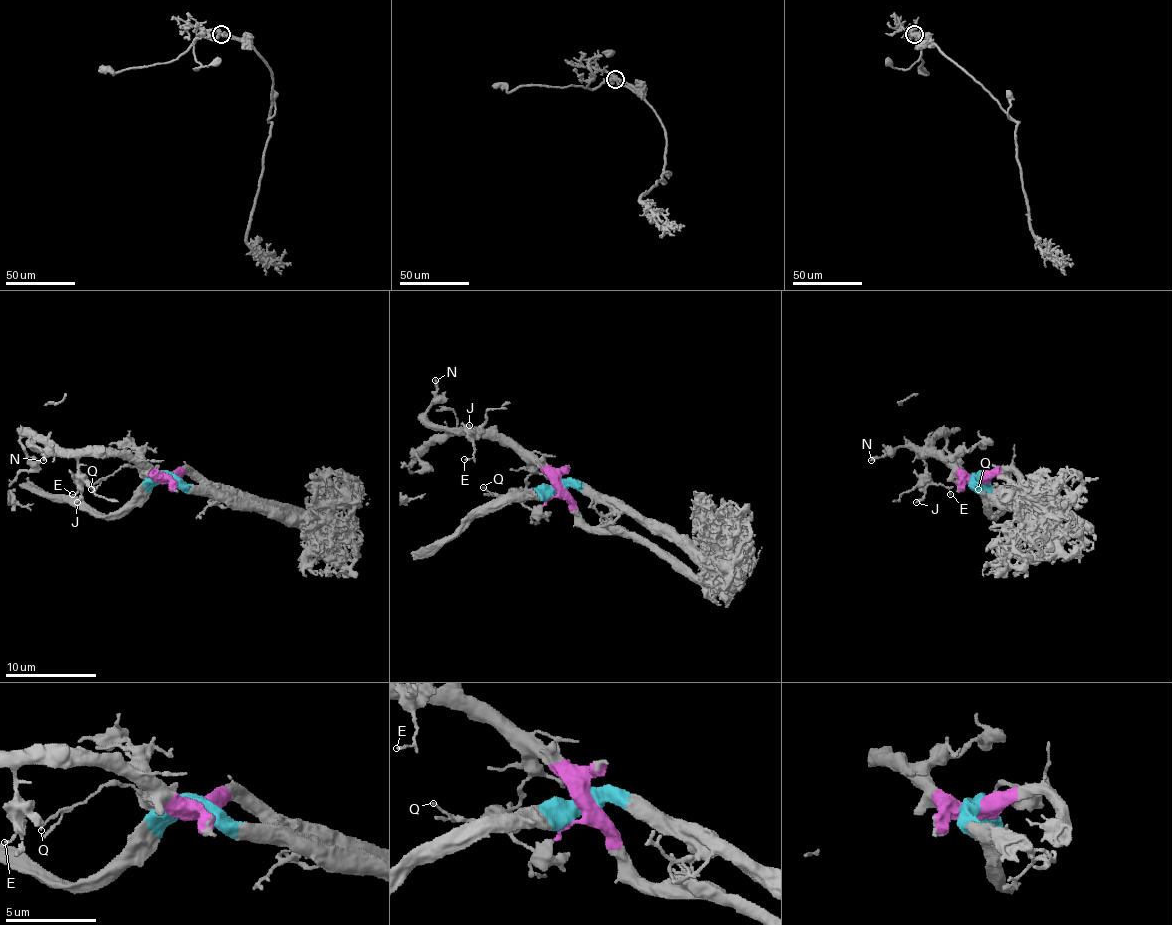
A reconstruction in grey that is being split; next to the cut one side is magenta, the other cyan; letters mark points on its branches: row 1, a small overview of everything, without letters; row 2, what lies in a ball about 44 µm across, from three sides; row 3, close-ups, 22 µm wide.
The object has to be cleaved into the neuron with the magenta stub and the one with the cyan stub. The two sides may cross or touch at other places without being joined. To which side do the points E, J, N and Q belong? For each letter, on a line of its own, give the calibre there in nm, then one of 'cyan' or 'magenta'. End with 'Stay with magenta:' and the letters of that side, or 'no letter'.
E: 130 nm | magenta
J: 200 nm | magenta
N: 240 nm | magenta
Q: 120 nm | magenta
Stay with magenta: E, J, N, Q

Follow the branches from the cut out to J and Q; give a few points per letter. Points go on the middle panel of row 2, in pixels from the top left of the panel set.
J: (559, 488), (532, 461), (511, 448), (471, 434), (468, 425)
Q: (559, 488), (548, 500), (530, 509), (511, 497), (491, 495), (482, 486)

